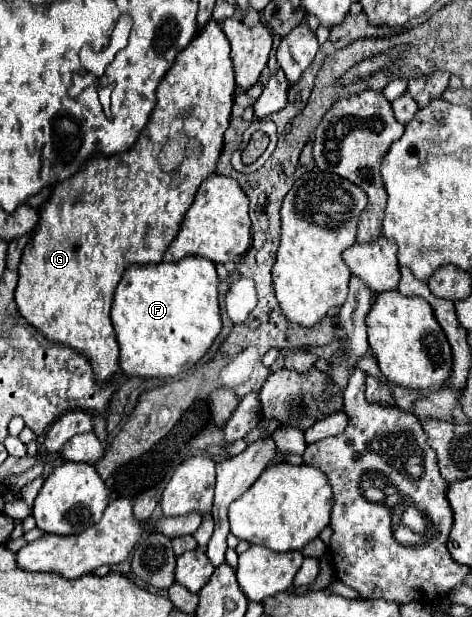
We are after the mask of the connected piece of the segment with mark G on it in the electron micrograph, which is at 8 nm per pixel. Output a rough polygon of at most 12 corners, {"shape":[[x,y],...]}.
{"shape":[[220,23],[178,53],[136,145],[54,187],[16,305],[86,355],[216,173],[234,89]]}

